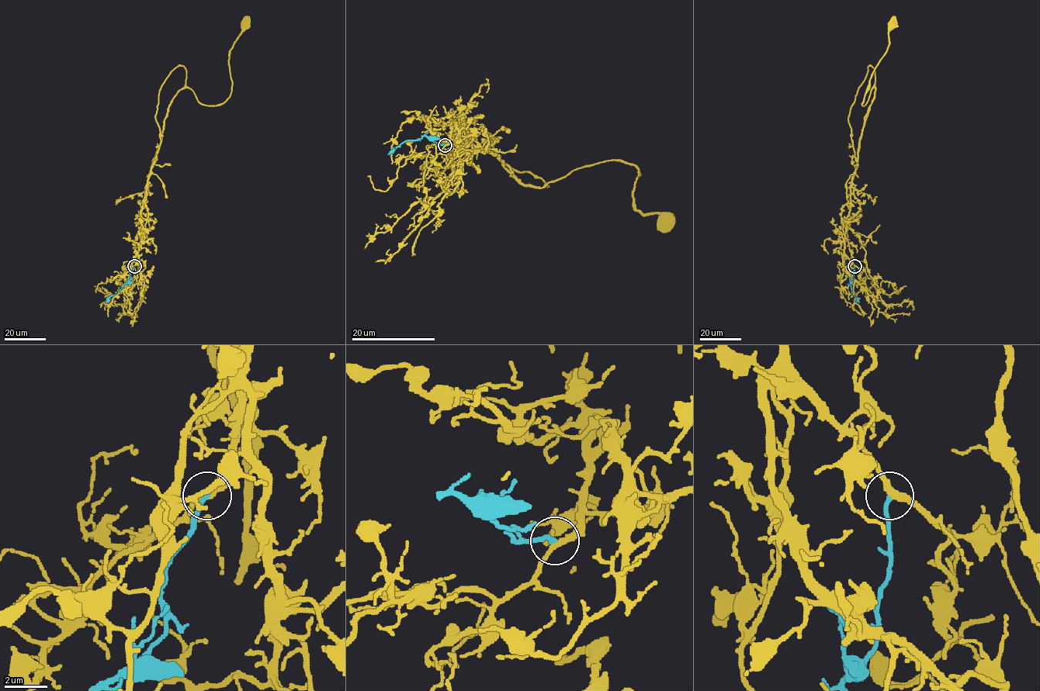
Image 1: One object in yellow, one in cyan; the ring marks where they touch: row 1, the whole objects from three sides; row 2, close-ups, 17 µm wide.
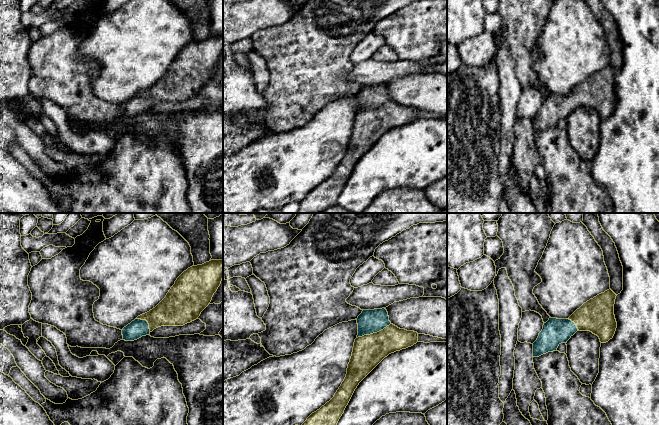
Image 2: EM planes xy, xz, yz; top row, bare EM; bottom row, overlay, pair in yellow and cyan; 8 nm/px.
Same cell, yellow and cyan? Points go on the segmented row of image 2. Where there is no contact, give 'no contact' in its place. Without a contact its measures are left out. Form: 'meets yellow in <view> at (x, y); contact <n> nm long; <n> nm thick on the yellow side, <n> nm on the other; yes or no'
meets yellow in xz at (373, 333); contact 300 nm long; 260 nm thick on the yellow side, 190 nm on the other; yes

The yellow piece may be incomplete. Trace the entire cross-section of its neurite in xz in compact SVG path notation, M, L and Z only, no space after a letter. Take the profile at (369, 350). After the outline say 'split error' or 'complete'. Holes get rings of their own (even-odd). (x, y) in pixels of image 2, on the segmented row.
M385 308L363 310L356 320L358 335L354 342L344 381L334 397L319 410L312 413L302 425L337 425L359 383L389 354L411 347L418 342L418 333L393 325L389 321L388 312Z | split error

